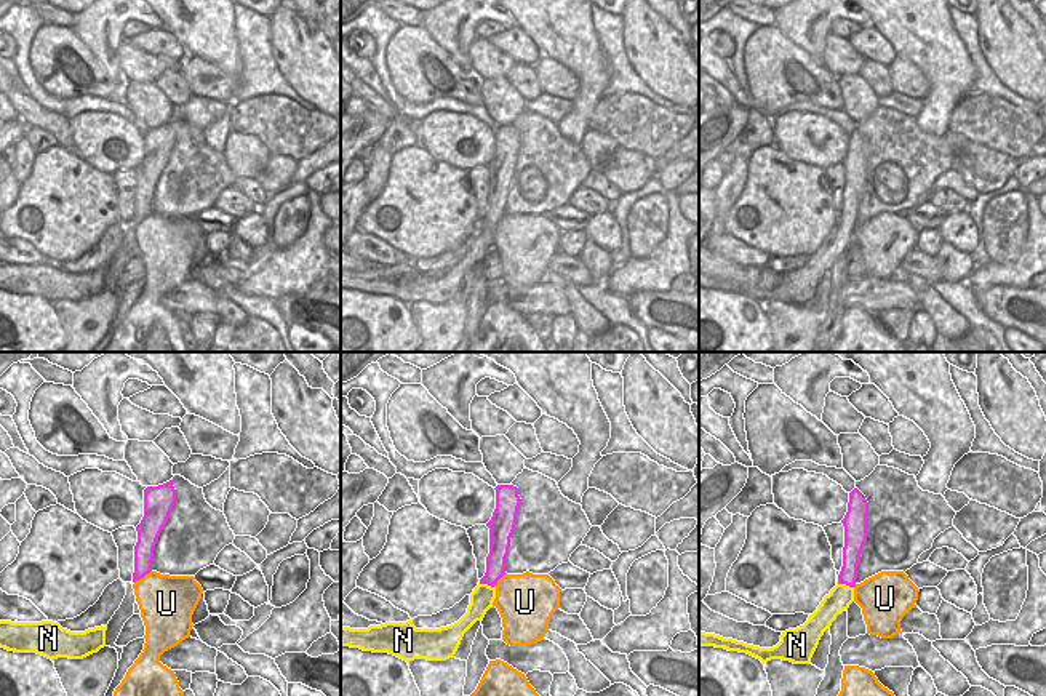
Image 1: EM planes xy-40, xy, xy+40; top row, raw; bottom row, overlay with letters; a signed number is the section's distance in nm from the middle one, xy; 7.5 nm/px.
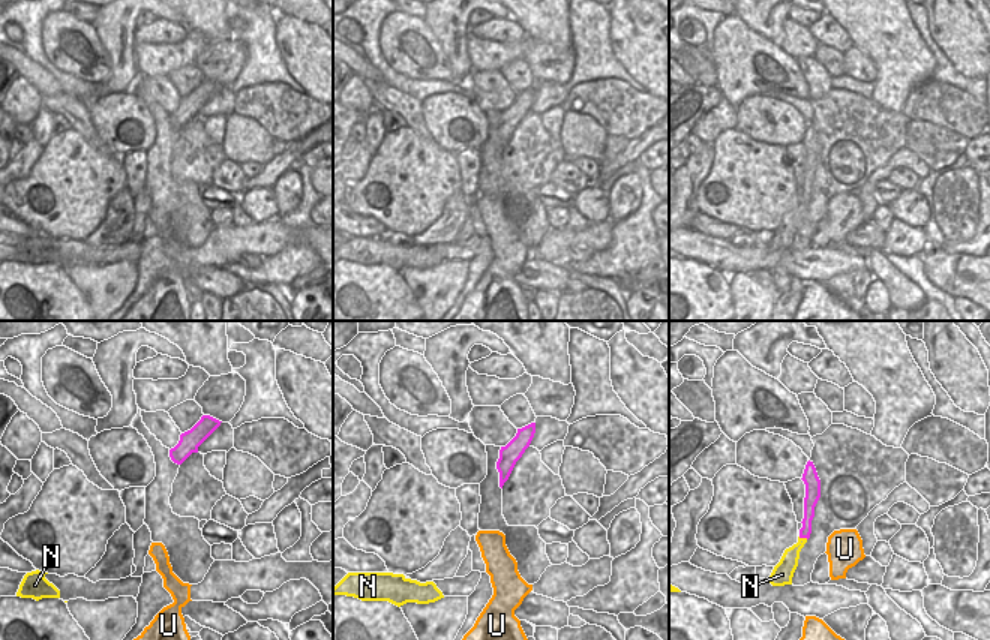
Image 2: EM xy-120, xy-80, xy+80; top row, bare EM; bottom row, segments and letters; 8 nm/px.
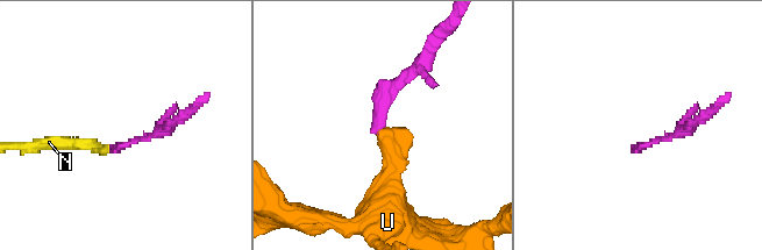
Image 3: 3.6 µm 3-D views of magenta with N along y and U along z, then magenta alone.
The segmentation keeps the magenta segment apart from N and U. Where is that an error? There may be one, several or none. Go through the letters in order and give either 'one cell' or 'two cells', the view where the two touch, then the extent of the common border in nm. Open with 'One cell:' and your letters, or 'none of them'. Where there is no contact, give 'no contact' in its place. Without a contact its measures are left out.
One cell: N
N: one cell; contact in xy+40; length 140 nm
U: two cells; contact in xy-40; length 170 nm

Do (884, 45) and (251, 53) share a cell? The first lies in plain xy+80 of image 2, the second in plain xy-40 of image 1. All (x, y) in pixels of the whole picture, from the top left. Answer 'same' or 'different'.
different

